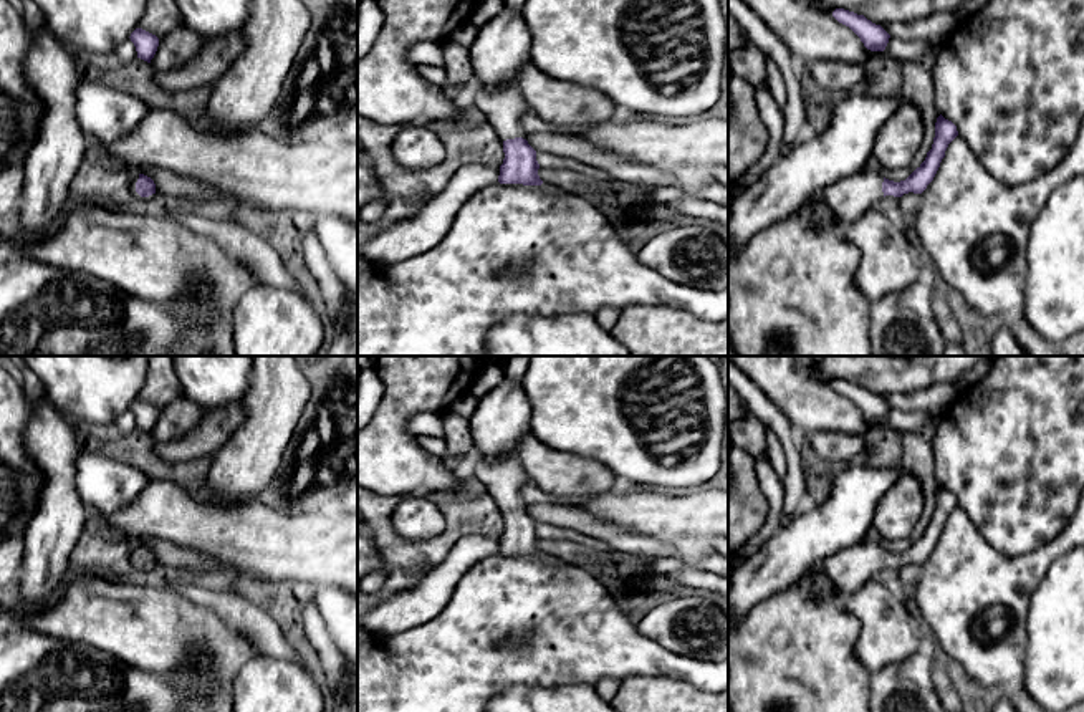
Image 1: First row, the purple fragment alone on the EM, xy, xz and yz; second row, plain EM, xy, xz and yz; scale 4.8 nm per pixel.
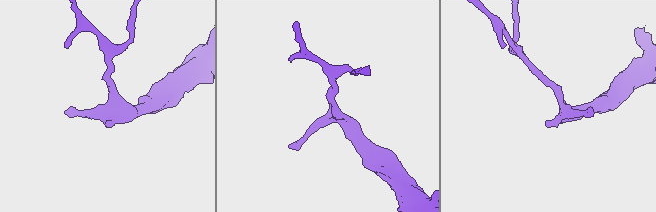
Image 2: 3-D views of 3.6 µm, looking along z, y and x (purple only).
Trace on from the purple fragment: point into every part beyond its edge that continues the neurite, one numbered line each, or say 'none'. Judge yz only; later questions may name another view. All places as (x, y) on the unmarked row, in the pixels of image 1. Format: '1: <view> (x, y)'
1: yz (848, 570)

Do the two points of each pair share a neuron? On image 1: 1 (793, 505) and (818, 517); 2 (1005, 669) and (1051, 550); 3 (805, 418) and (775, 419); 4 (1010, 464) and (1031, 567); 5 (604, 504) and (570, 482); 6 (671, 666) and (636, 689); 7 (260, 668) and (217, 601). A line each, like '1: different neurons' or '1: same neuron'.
1: different neurons
2: same neuron
3: different neurons
4: different neurons
5: different neurons
6: different neurons
7: different neurons

